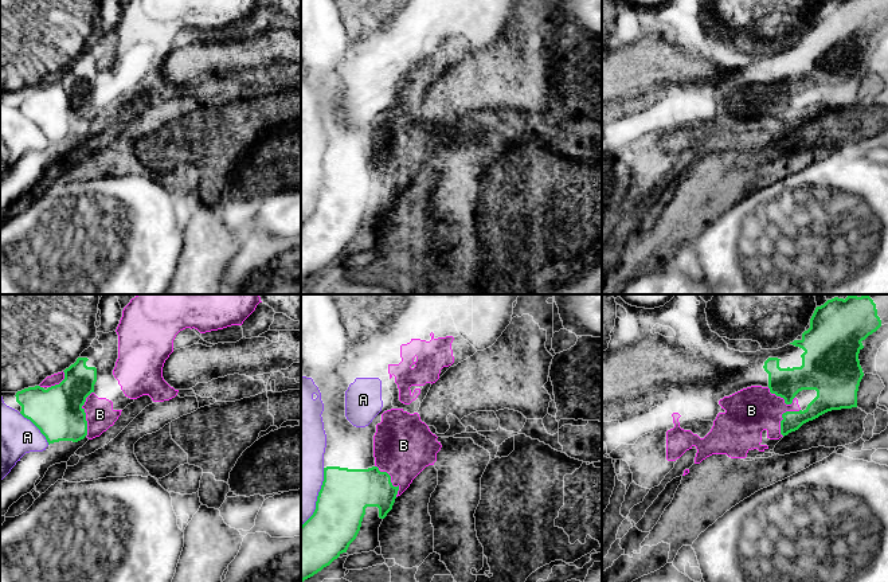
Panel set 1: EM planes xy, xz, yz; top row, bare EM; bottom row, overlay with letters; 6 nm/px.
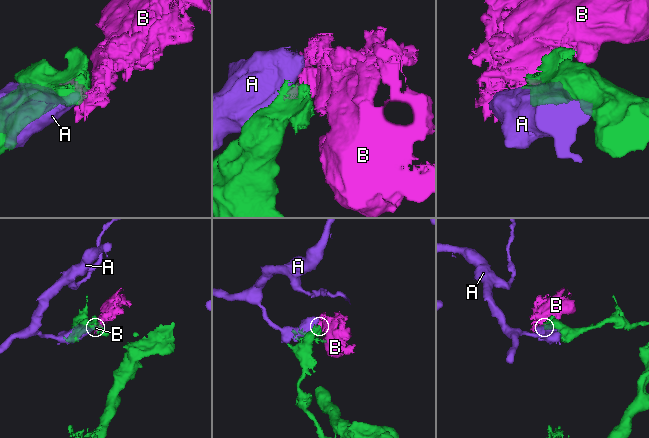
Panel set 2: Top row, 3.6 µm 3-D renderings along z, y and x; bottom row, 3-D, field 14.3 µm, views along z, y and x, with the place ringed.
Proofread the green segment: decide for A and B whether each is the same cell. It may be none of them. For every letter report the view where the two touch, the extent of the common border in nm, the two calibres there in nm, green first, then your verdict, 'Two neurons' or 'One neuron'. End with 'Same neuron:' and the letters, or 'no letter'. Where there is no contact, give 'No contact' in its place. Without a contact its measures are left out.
A: Touches green in xy. Shared border 260 nm. Thickness 300 nm (green) against 360 nm. Two neurons
B: Touches green in xy. Shared border 280 nm. Thickness 300 nm (green) against 170 nm. Two neurons
Same neuron: no letter

